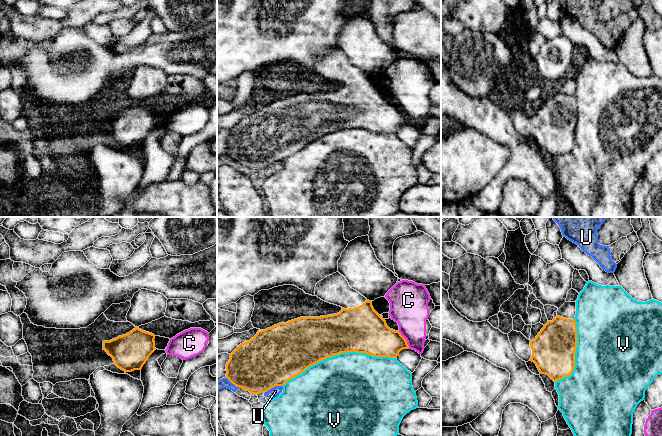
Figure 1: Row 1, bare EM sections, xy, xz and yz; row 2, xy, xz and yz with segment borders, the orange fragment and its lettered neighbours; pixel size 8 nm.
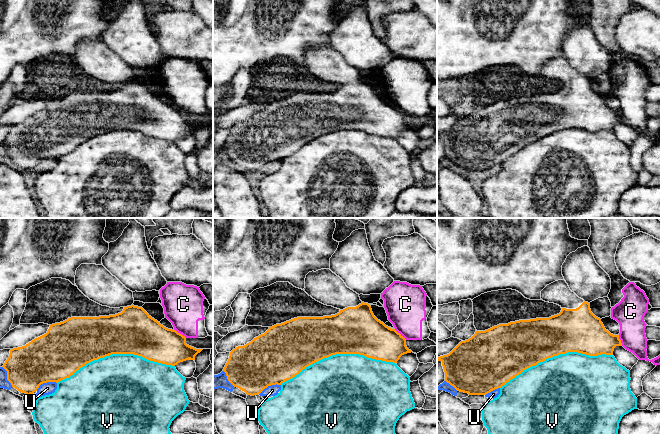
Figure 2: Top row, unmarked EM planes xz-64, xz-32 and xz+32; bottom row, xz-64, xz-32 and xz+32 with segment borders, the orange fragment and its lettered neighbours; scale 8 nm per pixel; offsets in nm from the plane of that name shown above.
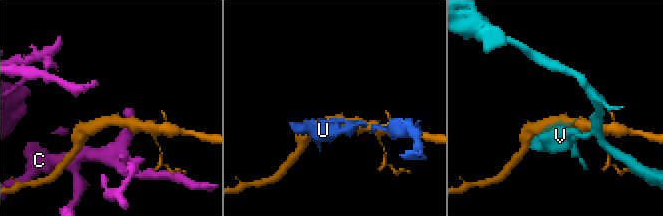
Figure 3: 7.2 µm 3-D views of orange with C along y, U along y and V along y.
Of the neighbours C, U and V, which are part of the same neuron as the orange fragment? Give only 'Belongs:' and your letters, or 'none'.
Belongs: none

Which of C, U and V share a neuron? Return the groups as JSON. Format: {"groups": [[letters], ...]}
{"groups": [["C"], ["U"], ["V"]]}

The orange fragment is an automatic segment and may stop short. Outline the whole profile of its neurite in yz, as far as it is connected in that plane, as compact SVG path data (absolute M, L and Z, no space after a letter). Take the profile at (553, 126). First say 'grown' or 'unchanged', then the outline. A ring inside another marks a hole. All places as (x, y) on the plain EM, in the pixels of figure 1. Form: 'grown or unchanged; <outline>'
grown; M556 92L533 116L514 106L508 113L515 130L525 138L534 138L540 150L548 151L554 158L572 150L577 124L574 95Z

